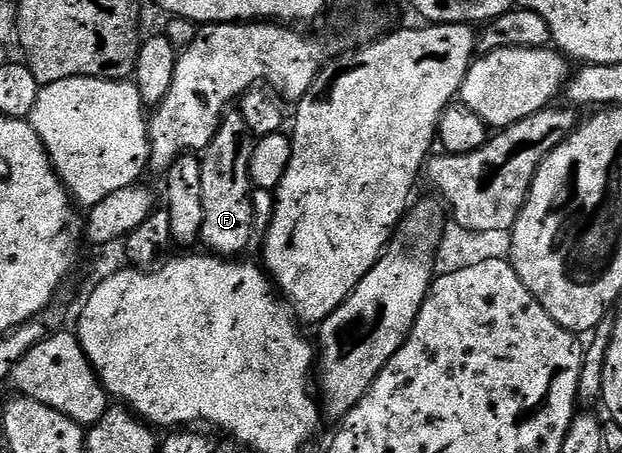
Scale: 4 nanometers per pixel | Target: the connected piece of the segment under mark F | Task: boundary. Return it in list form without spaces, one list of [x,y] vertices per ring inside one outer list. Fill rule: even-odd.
[[[230,112],[223,117],[216,136],[201,151],[204,224],[200,242],[215,256],[233,259],[245,255],[242,253],[250,246],[254,234],[254,202],[249,198],[252,194],[250,161],[255,141],[241,113]]]

